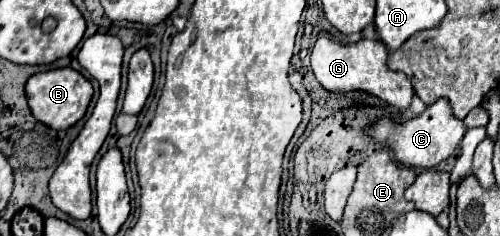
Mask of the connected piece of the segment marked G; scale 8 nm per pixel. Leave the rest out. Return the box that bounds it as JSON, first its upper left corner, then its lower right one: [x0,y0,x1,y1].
[311,38,413,108]

